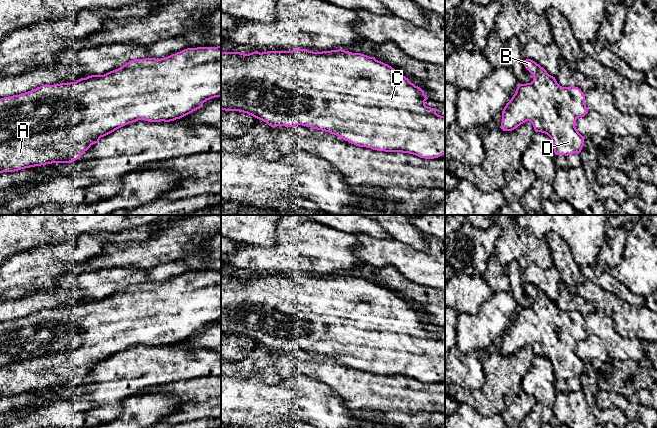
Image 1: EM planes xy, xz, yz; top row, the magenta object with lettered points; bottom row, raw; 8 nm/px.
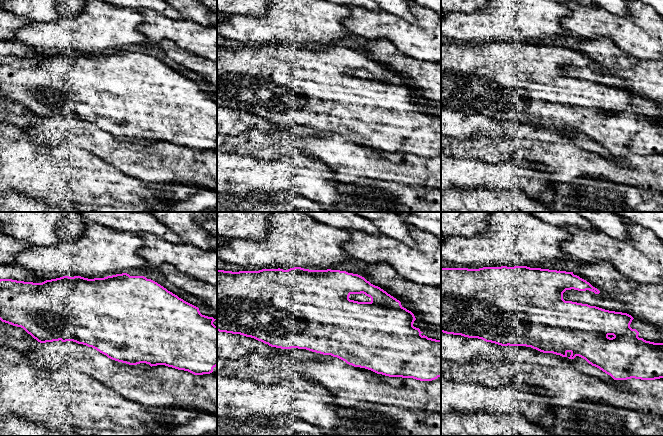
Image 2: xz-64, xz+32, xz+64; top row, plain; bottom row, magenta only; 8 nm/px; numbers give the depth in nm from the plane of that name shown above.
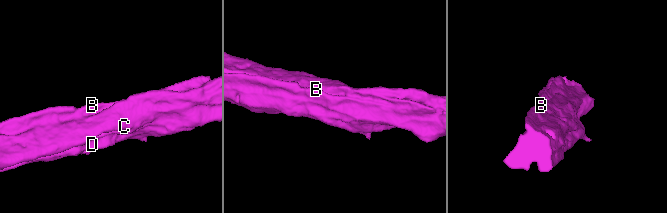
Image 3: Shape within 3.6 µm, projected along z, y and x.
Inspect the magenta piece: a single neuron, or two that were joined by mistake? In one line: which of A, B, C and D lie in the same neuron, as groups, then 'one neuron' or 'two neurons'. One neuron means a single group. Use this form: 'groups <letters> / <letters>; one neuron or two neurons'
groups A B C D; one neuron

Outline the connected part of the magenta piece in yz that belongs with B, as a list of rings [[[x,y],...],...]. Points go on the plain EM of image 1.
[[[531,283],[524,284],[524,290],[533,299],[533,305],[518,309],[515,318],[502,335],[500,352],[503,355],[512,355],[530,345],[535,356],[545,357],[551,362],[555,379],[579,378],[584,370],[585,361],[578,356],[575,347],[579,341],[588,337],[585,318],[575,310],[560,310],[555,301]]]

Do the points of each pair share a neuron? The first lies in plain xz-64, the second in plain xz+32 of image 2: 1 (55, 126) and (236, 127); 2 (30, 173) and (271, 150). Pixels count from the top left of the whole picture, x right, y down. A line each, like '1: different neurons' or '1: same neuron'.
1: different neurons
2: different neurons

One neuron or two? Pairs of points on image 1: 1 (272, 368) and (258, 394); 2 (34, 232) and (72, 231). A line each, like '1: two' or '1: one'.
1: two
2: one

